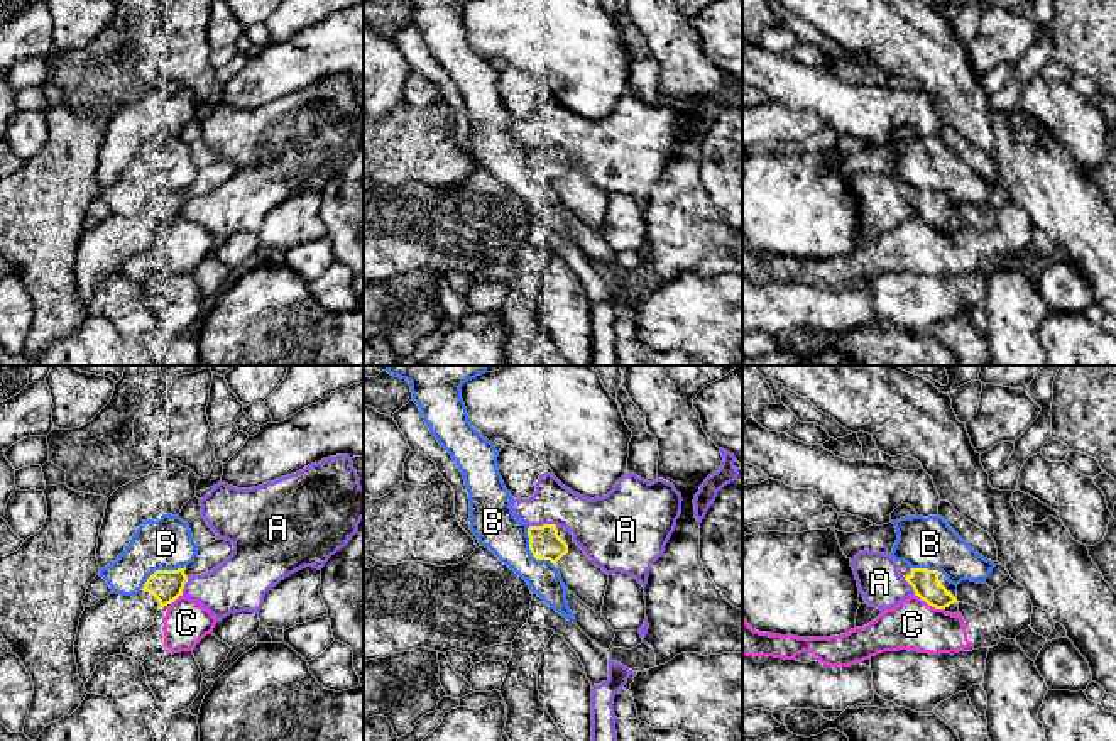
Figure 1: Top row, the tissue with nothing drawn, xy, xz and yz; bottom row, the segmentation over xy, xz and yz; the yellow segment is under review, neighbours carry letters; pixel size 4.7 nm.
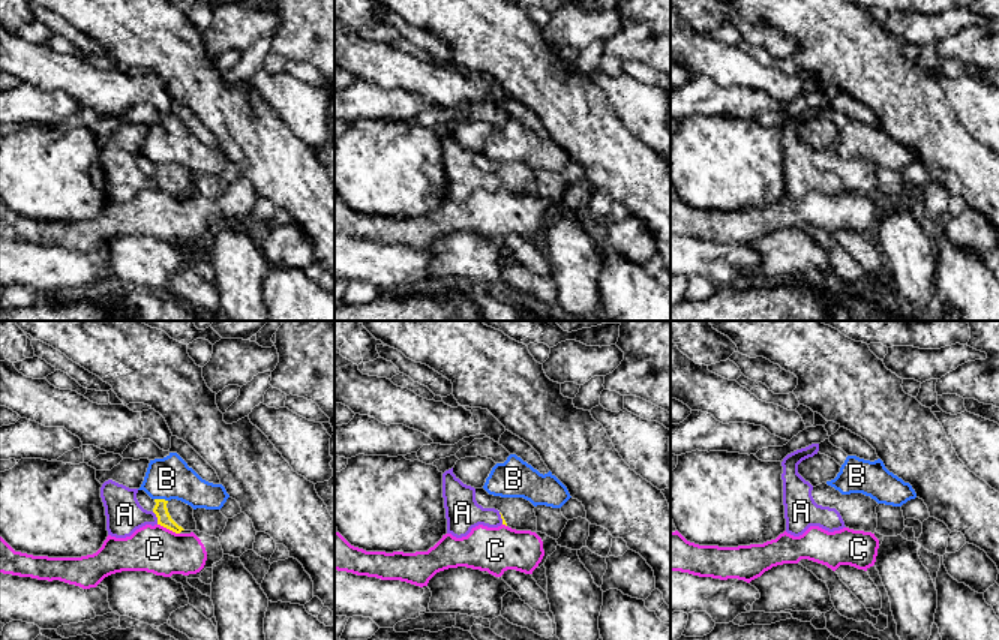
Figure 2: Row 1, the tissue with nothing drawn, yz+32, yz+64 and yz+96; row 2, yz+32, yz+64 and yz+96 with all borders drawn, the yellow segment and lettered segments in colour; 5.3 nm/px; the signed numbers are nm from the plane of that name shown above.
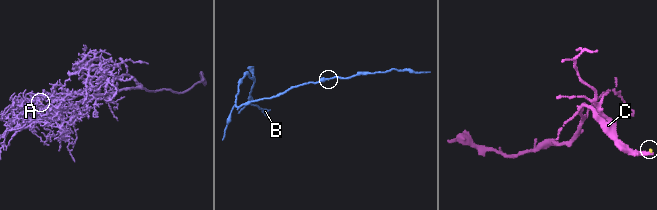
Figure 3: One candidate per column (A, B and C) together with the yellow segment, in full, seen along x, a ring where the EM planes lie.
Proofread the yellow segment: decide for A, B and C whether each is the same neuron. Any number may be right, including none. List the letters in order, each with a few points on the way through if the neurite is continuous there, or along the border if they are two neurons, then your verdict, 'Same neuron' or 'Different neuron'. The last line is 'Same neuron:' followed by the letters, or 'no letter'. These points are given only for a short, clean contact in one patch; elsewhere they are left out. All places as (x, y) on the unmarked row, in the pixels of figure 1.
A: Different neuron
B: Different neuron
C: Different neuron
Same neuron: no letter

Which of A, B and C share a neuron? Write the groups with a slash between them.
A / B / C

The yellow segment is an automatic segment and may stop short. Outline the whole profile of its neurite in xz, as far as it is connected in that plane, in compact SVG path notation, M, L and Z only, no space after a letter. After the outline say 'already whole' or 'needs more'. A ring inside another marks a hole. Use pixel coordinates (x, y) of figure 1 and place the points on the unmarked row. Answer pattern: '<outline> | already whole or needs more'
M556 145L529 147L529 171L536 181L550 181L560 193L565 208L585 227L602 233L609 196L594 186L573 162L573 156Z | needs more

